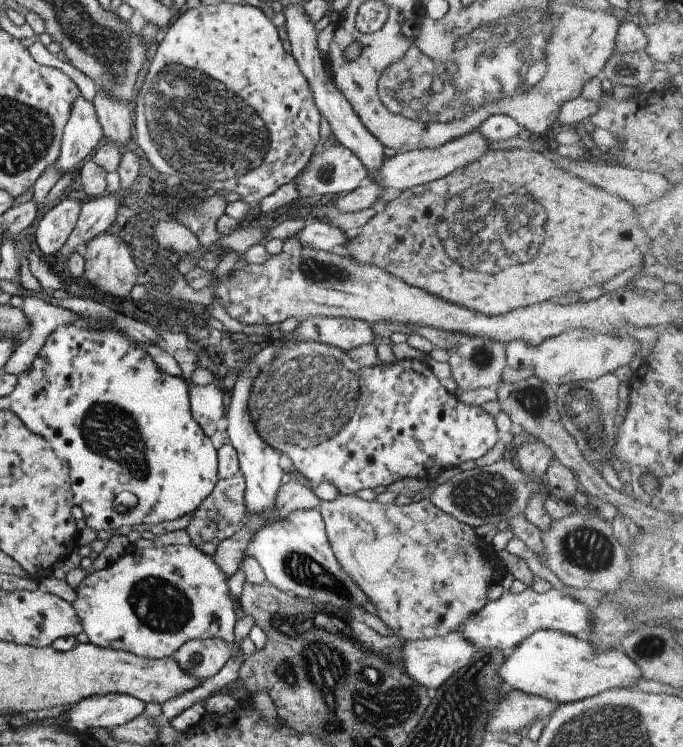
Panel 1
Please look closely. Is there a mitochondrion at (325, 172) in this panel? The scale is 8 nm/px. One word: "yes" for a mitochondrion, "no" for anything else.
yes

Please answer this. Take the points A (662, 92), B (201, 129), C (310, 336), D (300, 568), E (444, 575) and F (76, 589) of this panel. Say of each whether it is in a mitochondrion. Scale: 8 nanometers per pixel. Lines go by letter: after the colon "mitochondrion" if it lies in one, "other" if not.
A: other
B: mitochondrion
C: mitochondrion
D: mitochondrion
E: other
F: other

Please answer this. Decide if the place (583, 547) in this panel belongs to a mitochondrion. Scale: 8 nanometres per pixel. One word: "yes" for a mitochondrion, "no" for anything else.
yes

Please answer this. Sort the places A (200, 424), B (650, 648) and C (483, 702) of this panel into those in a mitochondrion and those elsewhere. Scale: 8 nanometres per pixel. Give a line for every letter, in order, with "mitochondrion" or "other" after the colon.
A: other
B: mitochondrion
C: mitochondrion

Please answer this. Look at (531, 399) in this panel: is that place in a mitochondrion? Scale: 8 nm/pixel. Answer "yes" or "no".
yes

